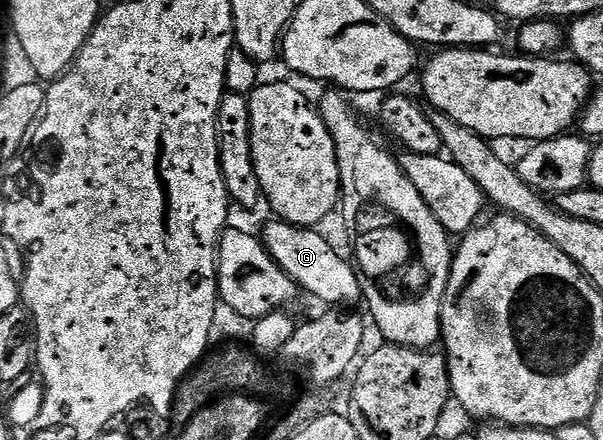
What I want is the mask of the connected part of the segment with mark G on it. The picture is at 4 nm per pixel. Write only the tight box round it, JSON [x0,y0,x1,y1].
[263,220,362,308]

